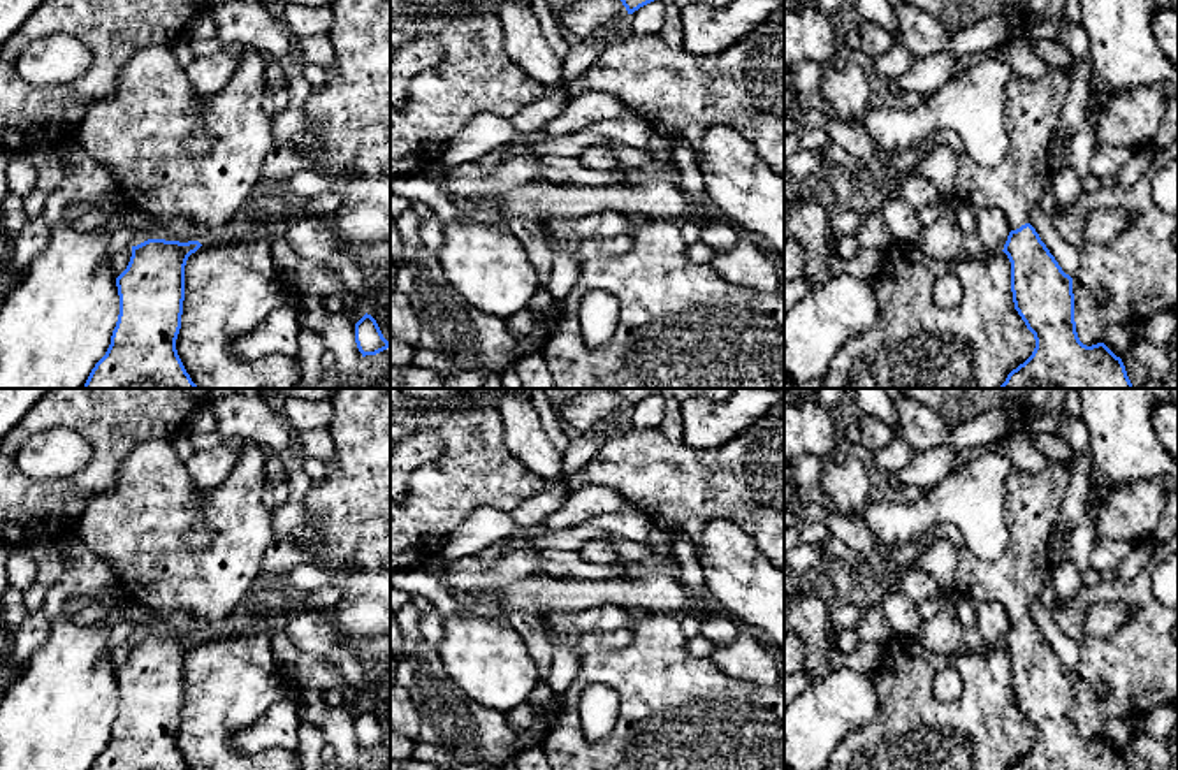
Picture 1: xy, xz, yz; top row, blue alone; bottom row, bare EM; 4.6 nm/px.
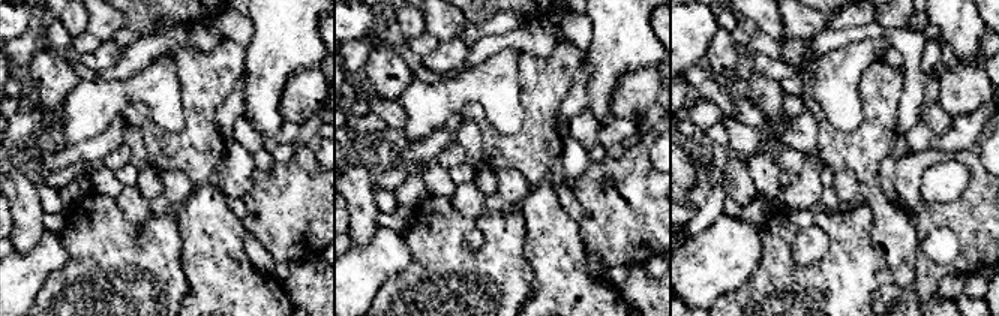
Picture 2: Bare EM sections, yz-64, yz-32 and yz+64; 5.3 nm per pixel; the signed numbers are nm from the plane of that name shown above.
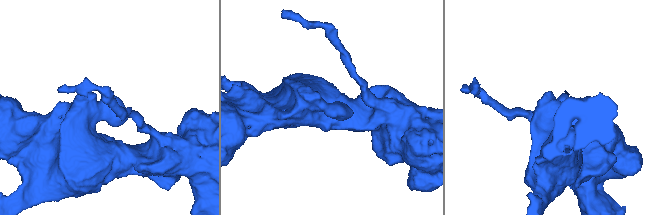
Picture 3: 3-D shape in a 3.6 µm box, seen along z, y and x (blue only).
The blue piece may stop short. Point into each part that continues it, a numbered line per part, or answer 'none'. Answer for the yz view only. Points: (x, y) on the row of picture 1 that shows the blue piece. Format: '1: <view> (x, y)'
1: yz (1032, 108)

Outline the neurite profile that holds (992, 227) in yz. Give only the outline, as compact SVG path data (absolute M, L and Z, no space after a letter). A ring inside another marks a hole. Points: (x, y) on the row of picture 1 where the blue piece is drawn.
M978 207L976 234L979 236L986 253L999 253L1004 250L1011 232L1006 216L997 207Z

